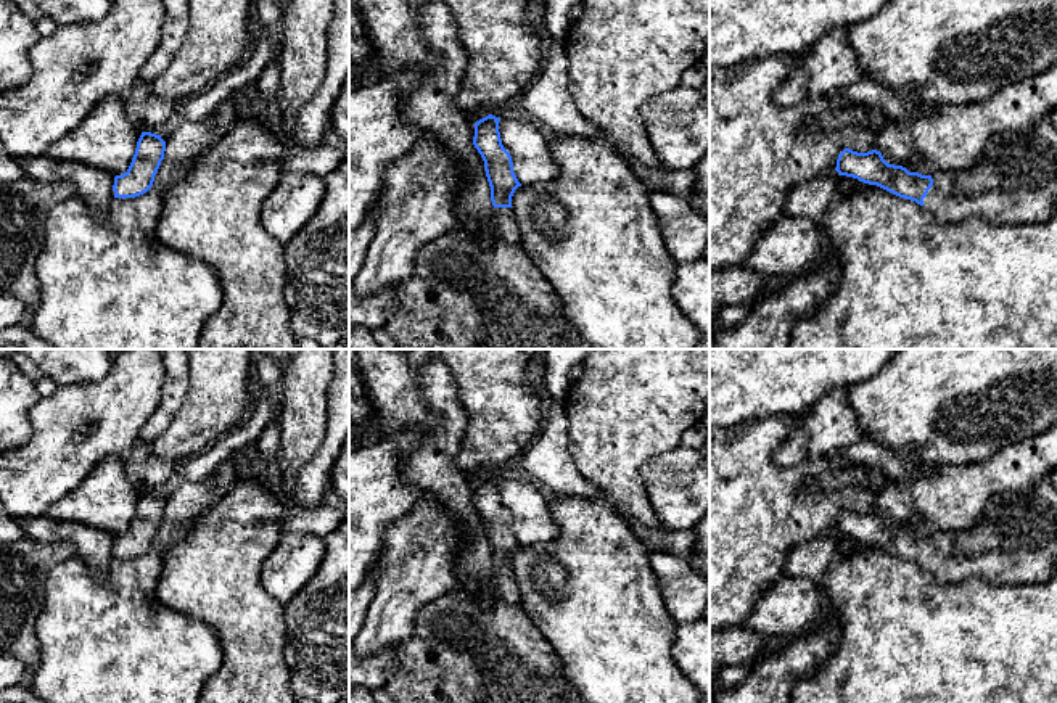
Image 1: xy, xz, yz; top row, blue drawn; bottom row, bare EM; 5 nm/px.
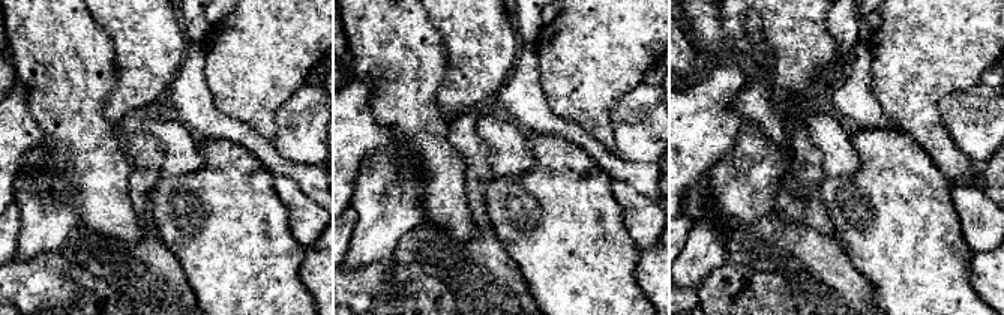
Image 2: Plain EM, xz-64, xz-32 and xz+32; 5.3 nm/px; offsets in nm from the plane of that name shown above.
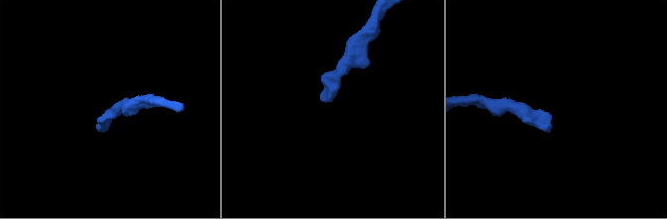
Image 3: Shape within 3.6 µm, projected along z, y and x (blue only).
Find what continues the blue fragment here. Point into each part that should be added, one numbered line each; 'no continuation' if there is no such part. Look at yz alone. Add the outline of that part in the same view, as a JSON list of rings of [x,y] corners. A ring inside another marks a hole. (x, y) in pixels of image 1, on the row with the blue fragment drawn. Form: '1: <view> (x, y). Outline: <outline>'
1: yz (1024, 205). Outline: [[[936,171],[933,185],[923,198],[923,208],[951,225],[981,217],[989,224],[1038,224],[1057,209],[1057,172],[1034,188],[1022,187],[1010,191],[988,191],[973,198],[960,198],[954,191],[956,172]]]

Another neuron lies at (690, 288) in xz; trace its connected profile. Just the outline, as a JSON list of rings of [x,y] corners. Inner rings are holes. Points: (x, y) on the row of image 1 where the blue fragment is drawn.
[[[700,259],[677,265],[671,293],[700,333],[697,349],[709,349],[709,262]]]

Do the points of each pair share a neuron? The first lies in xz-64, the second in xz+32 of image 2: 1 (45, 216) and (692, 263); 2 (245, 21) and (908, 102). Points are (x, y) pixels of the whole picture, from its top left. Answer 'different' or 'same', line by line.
1: same
2: same

